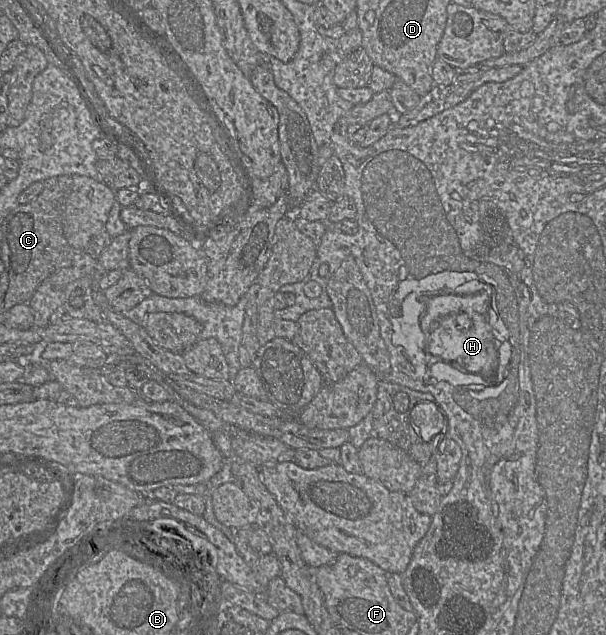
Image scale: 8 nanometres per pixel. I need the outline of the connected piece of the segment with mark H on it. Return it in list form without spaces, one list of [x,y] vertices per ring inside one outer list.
[[[484,289],[472,294],[443,293],[431,296],[421,317],[421,326],[426,328],[427,323],[434,322],[441,328],[430,333],[428,353],[467,373],[492,378],[498,367],[499,355],[498,341],[489,321],[492,308],[495,309],[493,297]]]

